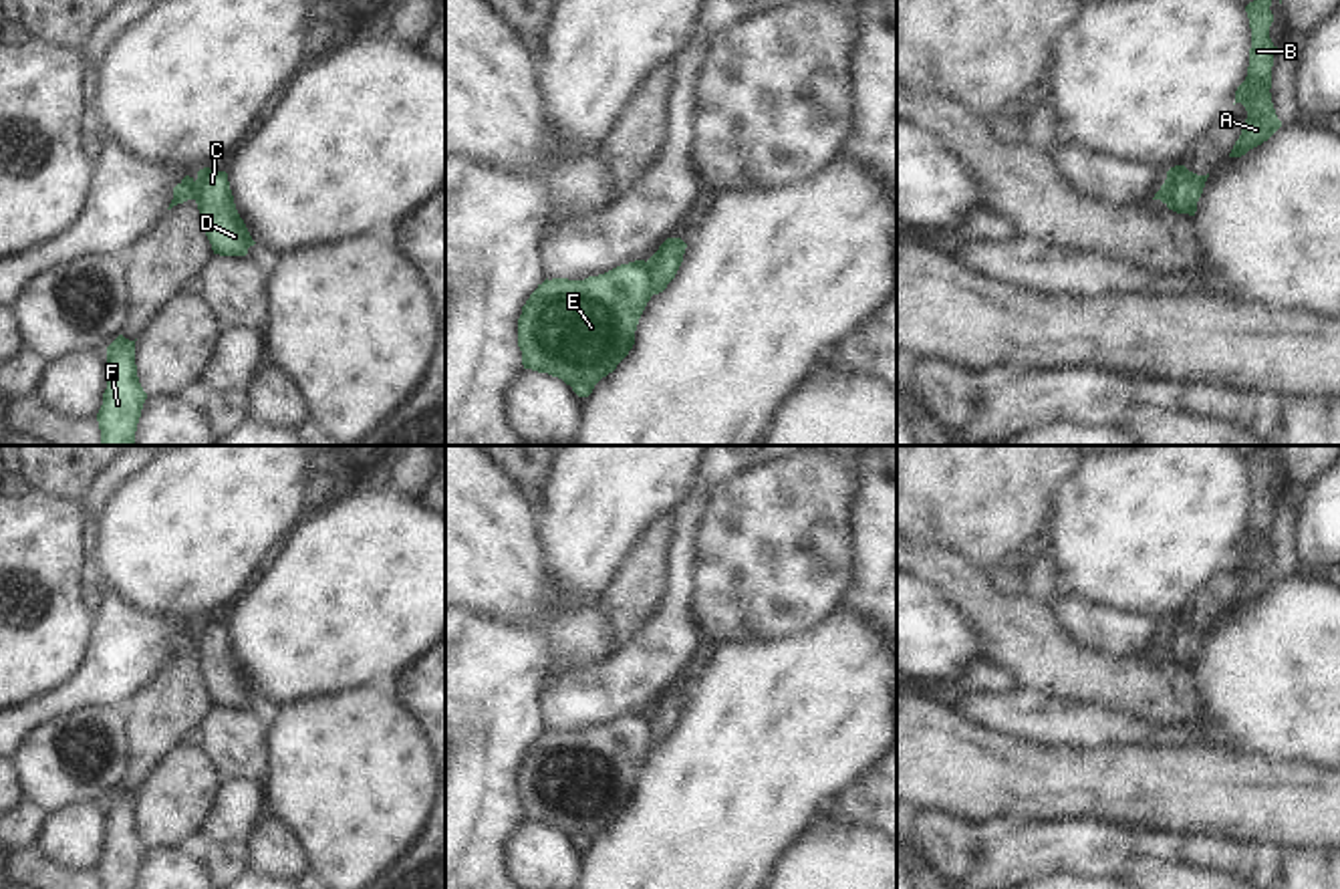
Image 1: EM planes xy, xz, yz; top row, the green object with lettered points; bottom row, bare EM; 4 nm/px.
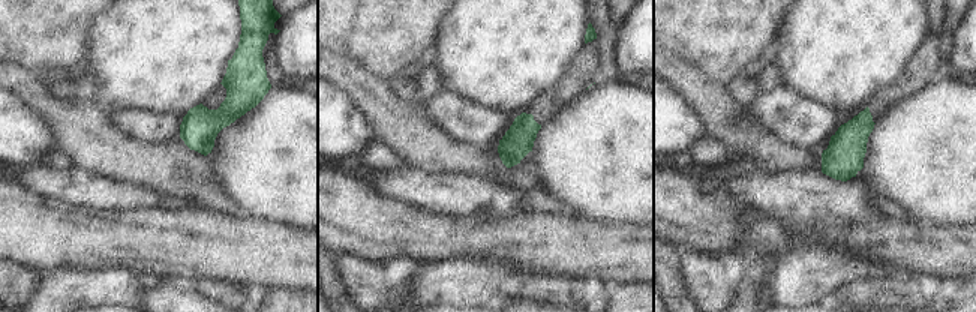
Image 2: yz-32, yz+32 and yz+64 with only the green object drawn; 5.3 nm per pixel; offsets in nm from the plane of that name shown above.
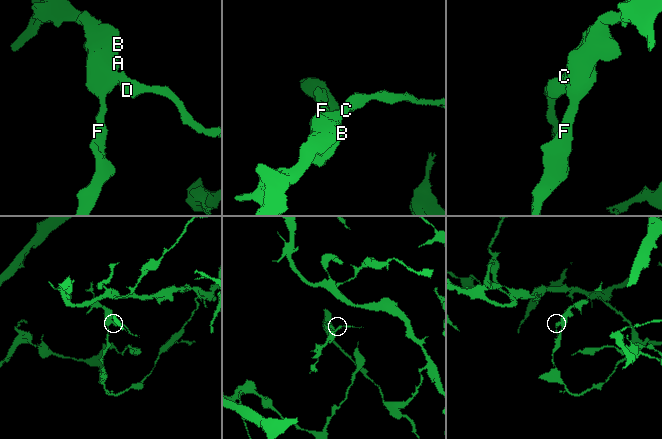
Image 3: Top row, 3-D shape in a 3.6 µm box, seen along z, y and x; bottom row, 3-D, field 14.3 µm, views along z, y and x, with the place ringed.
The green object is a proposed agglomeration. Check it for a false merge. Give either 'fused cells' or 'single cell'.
fused cells

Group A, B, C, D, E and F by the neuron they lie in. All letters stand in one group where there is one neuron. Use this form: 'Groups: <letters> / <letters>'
Groups: A B E F / C D.

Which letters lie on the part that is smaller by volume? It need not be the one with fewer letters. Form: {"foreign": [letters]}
{"foreign": ["C", "D"]}

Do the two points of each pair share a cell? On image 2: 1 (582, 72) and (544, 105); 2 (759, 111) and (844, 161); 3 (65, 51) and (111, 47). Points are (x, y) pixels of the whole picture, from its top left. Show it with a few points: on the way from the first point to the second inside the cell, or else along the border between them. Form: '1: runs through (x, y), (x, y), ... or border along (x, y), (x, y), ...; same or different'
1: runs through (573, 81), (553, 99); same
2: border along (840, 126), (829, 137); different
3: border along (96, 15), (90, 27), (86, 59), (81, 65); different

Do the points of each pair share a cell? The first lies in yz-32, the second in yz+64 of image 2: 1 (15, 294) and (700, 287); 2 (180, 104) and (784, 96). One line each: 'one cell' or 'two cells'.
1: one cell
2: two cells

